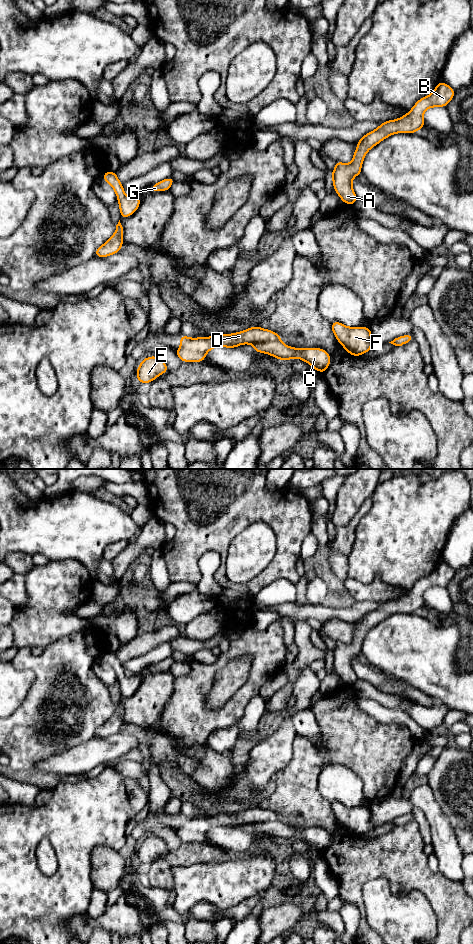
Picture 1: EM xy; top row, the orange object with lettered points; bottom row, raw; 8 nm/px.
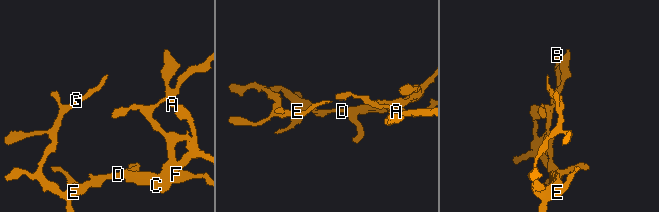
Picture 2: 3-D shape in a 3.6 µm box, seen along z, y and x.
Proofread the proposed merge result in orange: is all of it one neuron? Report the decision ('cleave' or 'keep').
cleave

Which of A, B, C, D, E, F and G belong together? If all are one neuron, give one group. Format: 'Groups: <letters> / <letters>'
Groups: A B D E F G / C

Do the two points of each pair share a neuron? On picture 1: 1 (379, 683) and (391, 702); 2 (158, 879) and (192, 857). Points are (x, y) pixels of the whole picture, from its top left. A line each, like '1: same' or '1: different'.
1: different
2: same

